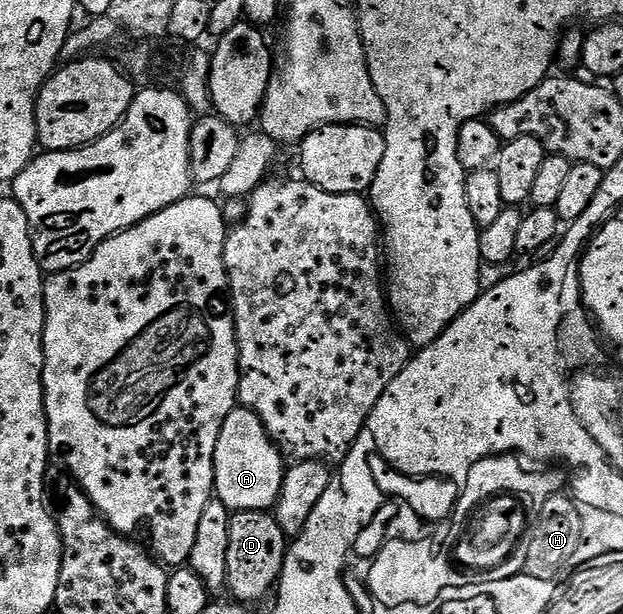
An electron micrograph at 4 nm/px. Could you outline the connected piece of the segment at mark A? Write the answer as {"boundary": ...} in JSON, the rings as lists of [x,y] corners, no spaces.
{"boundary":[[[236,405],[221,433],[215,450],[214,494],[227,506],[228,511],[271,511],[279,500],[285,456],[269,437],[265,425],[248,407]]]}

